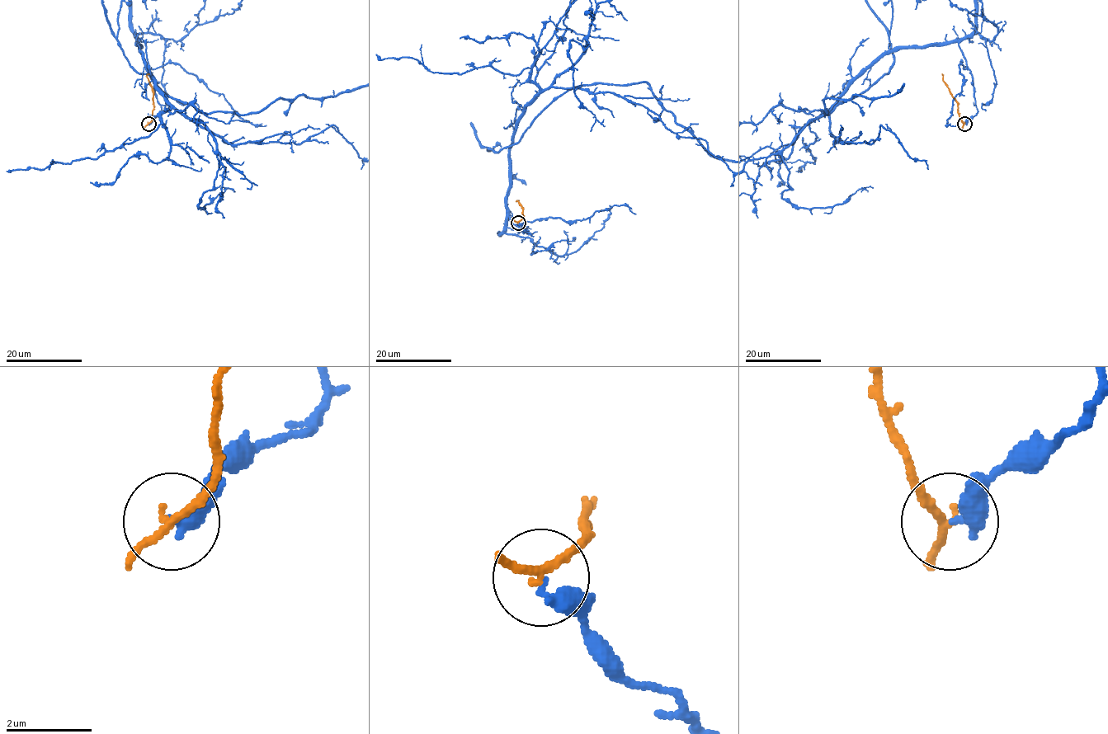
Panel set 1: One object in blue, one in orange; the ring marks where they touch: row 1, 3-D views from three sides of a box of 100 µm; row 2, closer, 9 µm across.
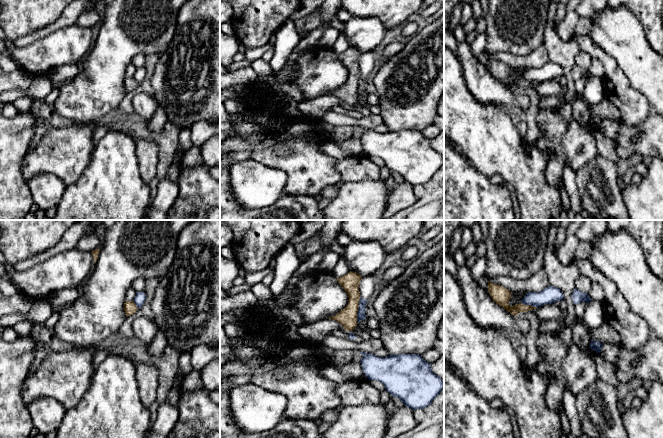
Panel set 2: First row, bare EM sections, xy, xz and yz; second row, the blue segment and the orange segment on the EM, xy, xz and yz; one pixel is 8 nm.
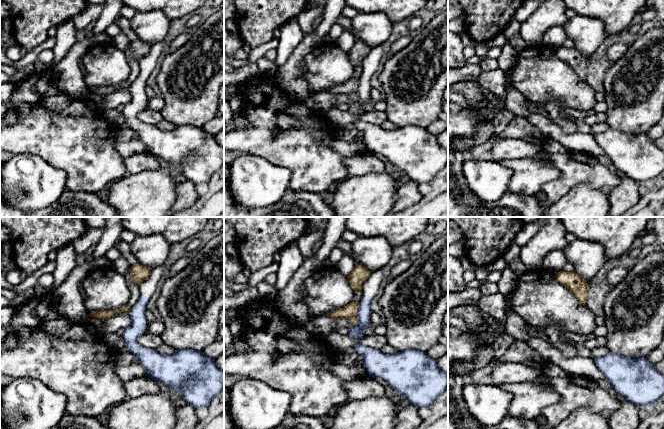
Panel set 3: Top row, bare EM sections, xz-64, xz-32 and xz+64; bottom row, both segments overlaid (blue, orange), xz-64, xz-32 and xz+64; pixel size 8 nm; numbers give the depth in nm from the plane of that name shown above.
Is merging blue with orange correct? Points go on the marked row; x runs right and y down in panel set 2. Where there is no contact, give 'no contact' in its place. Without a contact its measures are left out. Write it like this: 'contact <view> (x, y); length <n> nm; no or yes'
contact xz (358, 309); length 200 nm; no

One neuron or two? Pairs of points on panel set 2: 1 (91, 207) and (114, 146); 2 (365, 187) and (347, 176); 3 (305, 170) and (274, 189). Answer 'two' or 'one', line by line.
1: one
2: two
3: two

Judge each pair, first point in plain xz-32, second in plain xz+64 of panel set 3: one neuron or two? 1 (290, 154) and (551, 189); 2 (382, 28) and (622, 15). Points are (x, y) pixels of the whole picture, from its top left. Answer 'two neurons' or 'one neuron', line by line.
1: two neurons
2: two neurons

